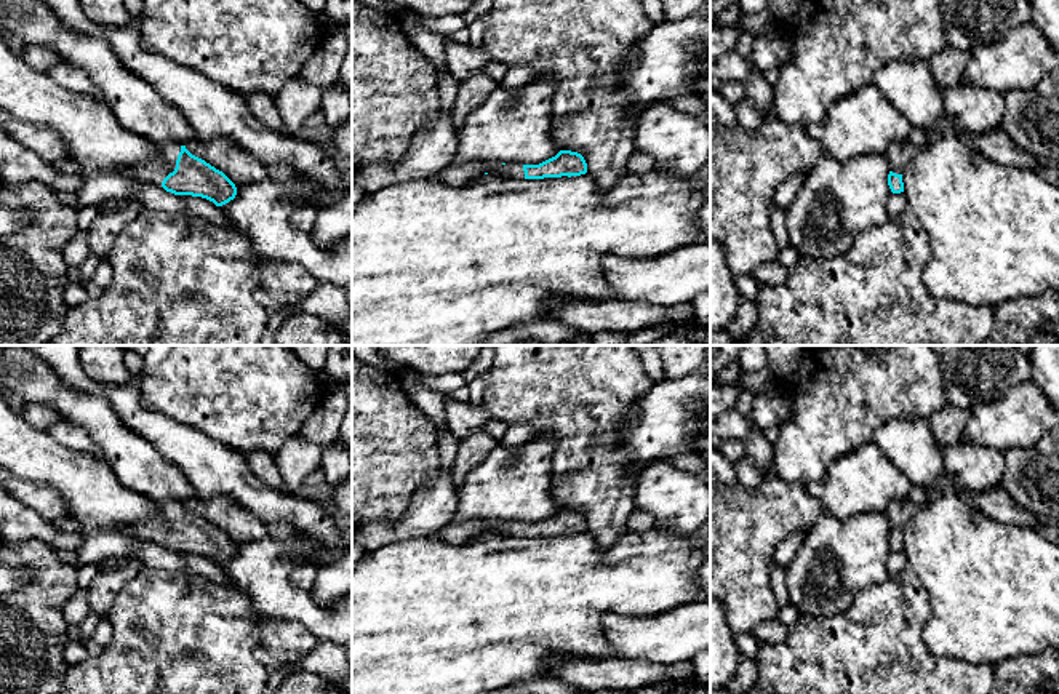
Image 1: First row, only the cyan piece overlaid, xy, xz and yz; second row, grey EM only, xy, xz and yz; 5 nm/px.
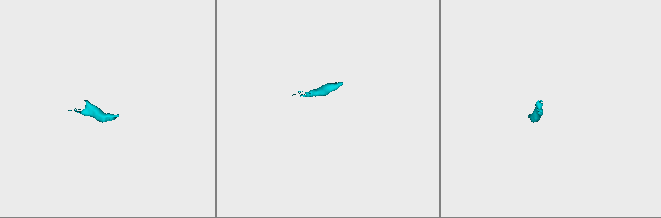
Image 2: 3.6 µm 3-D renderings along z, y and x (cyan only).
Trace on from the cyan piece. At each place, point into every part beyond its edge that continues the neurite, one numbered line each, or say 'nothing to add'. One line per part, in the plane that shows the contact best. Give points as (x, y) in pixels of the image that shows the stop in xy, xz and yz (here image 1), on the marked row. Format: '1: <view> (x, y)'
1: xy (155, 171)

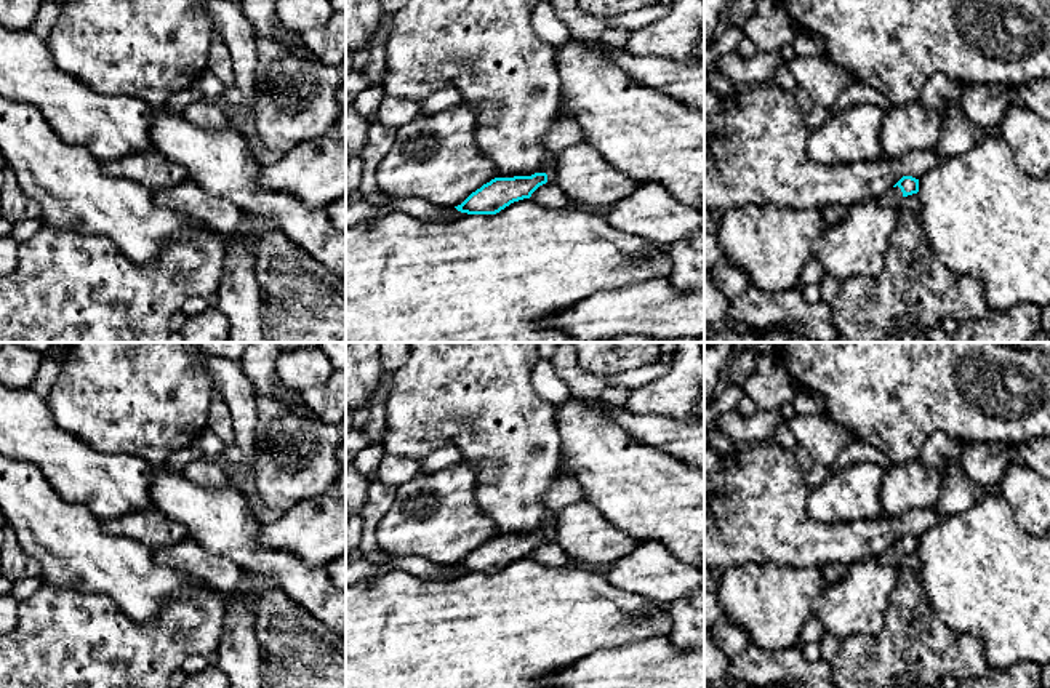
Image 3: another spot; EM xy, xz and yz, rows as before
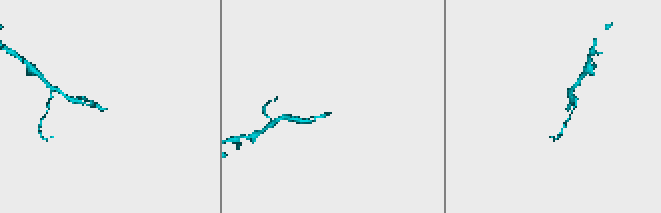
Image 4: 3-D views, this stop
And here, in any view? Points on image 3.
1: yz (892, 199)

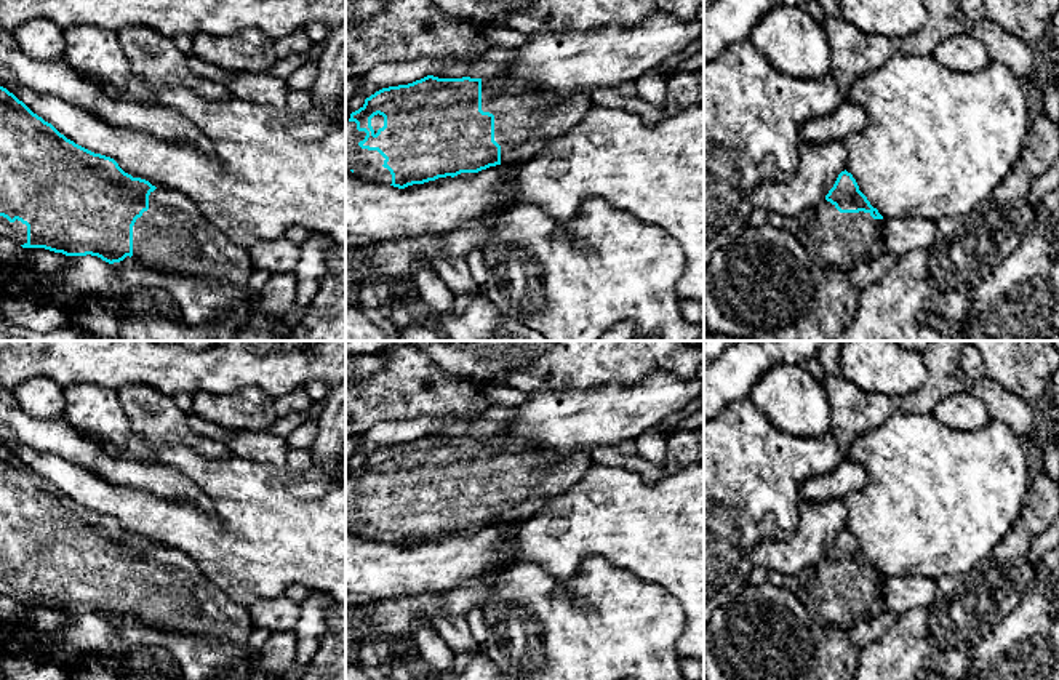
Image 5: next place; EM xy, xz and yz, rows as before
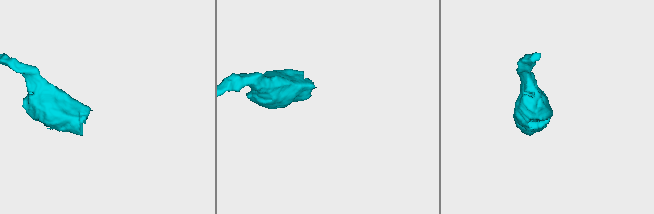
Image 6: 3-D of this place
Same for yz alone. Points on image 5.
1: yz (832, 239)

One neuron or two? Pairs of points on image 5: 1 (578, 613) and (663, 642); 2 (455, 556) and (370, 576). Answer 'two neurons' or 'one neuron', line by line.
1: one neuron
2: one neuron

